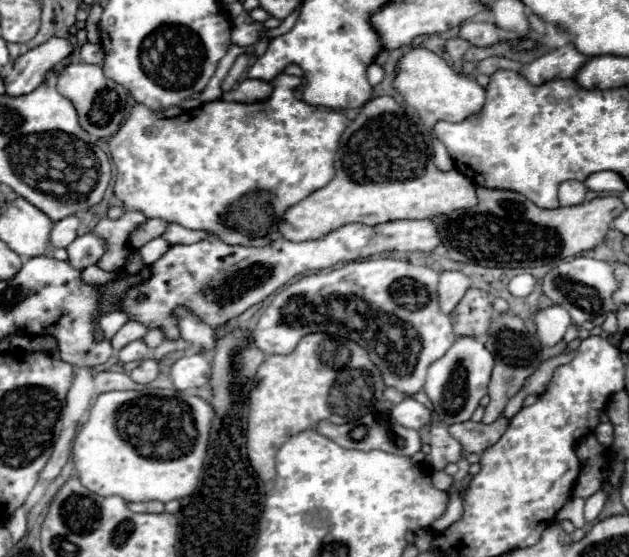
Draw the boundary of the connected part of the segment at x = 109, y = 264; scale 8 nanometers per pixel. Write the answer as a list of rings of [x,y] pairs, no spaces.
[[[126,210],[120,218],[112,220],[112,218],[102,218],[96,226],[94,226],[94,236],[104,240],[104,254],[98,260],[98,268],[102,268],[104,272],[122,272],[128,256],[132,252],[132,244],[130,244],[130,232],[144,224],[148,218],[138,212],[138,210]]]

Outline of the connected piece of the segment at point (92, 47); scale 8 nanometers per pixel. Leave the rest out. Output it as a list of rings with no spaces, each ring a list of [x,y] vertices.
[[[84,44],[80,48],[80,58],[86,64],[102,64],[104,62],[104,50],[100,44]]]

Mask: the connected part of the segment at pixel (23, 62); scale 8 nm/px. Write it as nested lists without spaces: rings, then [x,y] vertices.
[[[54,36],[44,44],[28,50],[14,62],[10,76],[4,78],[6,94],[10,96],[30,94],[42,84],[46,72],[54,70],[72,52],[74,52],[74,44],[68,38],[60,38],[60,36]]]

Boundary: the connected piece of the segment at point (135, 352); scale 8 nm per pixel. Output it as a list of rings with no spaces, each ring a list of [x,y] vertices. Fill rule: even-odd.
[[[136,340],[136,342],[130,342],[128,346],[124,346],[120,352],[118,352],[118,360],[122,364],[130,364],[130,362],[136,362],[144,356],[150,354],[150,348],[146,348],[146,344],[142,340]]]

